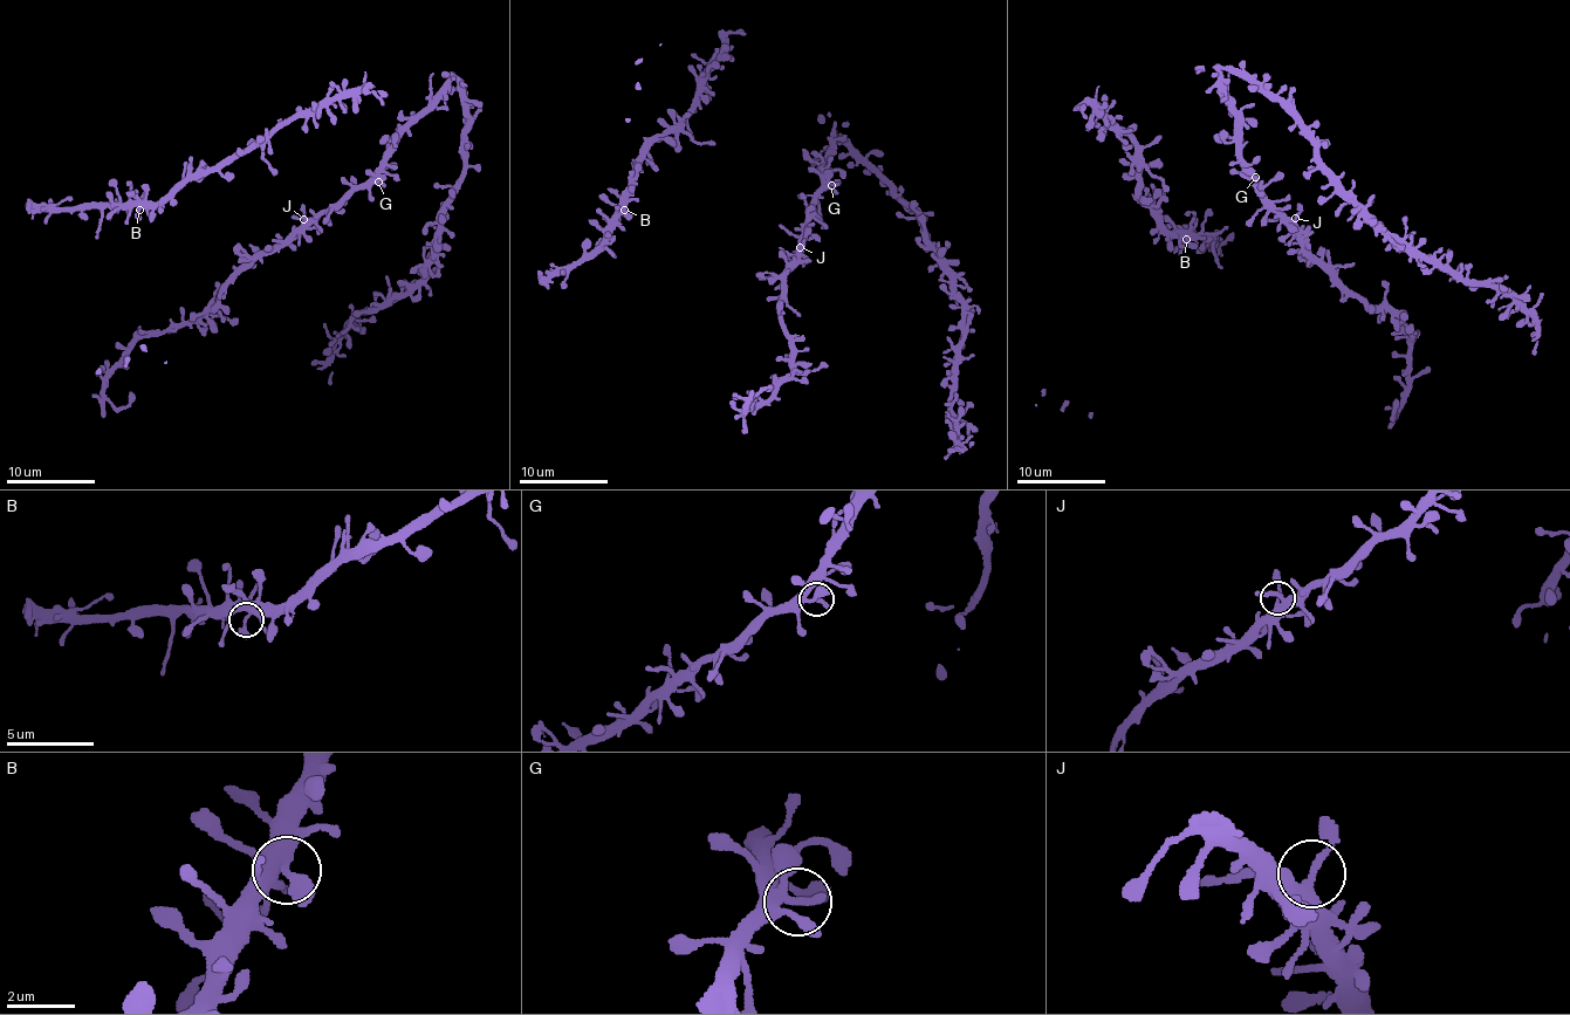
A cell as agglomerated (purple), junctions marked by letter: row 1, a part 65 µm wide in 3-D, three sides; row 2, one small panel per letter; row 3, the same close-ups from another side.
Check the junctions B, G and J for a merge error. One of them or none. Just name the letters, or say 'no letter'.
no letter

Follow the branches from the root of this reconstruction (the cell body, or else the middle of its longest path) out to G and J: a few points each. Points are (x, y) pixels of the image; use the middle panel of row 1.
G: (825, 171), (827, 183), (831, 185)
J: (825, 171), (800, 247)

